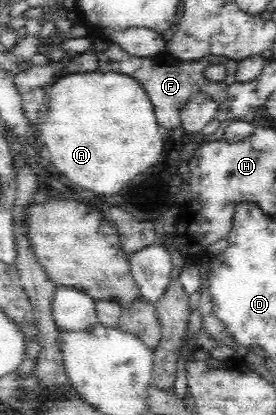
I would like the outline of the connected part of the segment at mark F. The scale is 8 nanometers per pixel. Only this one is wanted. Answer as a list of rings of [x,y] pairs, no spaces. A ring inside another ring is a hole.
[[[110,42],[100,43],[95,47],[95,51],[99,53],[99,65],[97,65],[97,69],[99,69],[100,72],[119,72],[120,74],[131,76],[142,84],[143,89],[145,89],[153,104],[157,123],[160,127],[164,127],[167,132],[179,127],[181,110],[185,108],[190,97],[195,92],[201,91],[205,93],[205,95],[208,95],[208,97],[213,98],[213,100],[217,102],[217,105],[221,105],[221,103],[227,99],[228,87],[236,82],[238,61],[225,56],[208,55],[200,60],[189,62],[179,61],[178,64],[174,66],[157,63],[157,61],[154,61],[152,58],[140,58],[131,55],[117,44]],[[215,63],[223,64],[226,69],[225,79],[219,82],[213,82],[203,74],[206,67]]]

